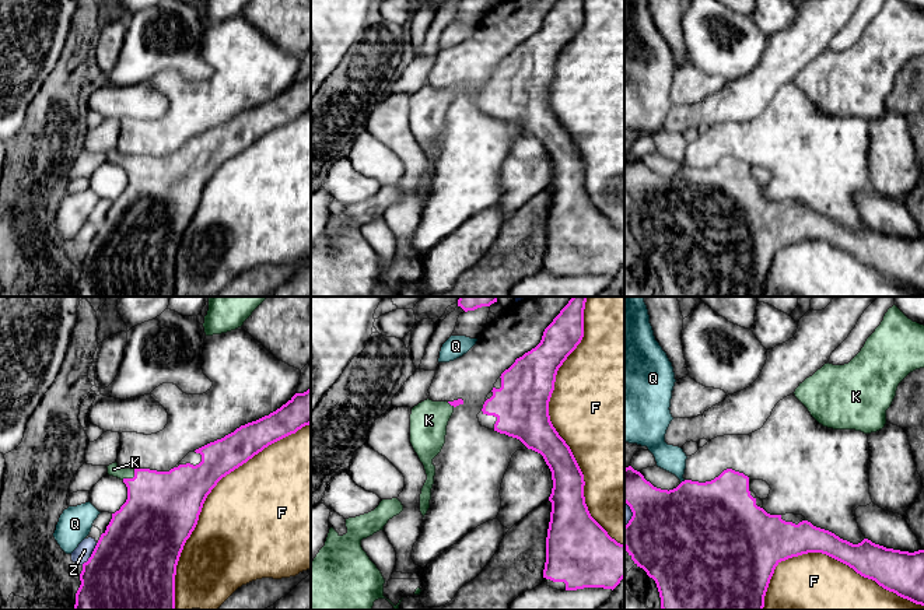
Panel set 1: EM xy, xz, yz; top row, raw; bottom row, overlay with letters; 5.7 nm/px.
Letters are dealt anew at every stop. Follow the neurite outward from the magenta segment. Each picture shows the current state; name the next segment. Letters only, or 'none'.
K

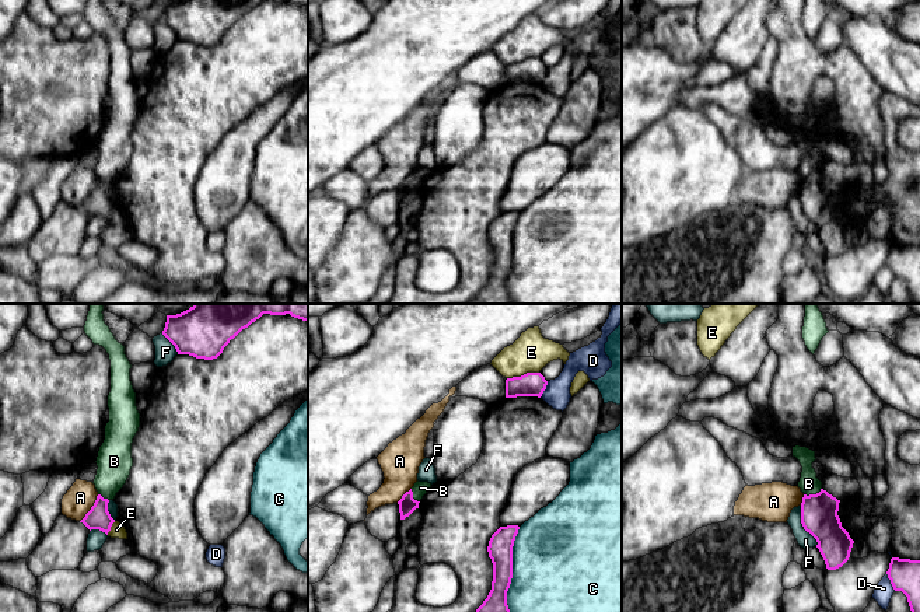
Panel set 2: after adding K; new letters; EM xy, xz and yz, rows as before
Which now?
none

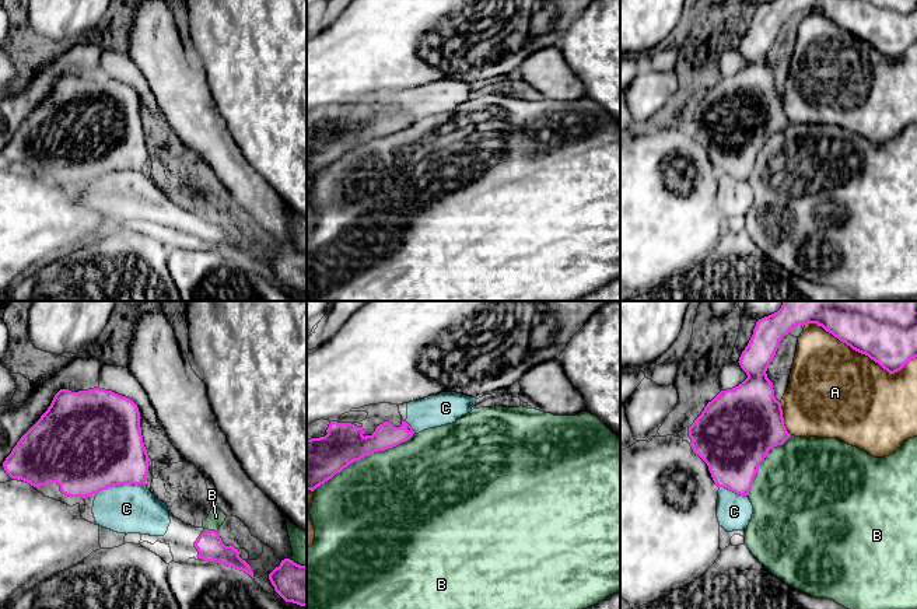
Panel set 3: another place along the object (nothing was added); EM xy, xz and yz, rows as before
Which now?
C

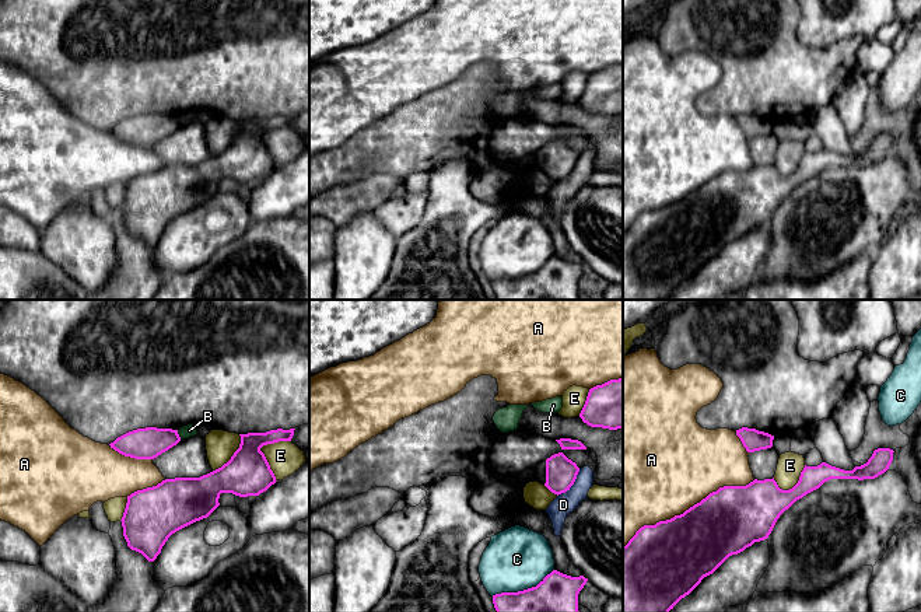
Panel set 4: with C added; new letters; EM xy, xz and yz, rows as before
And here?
none

